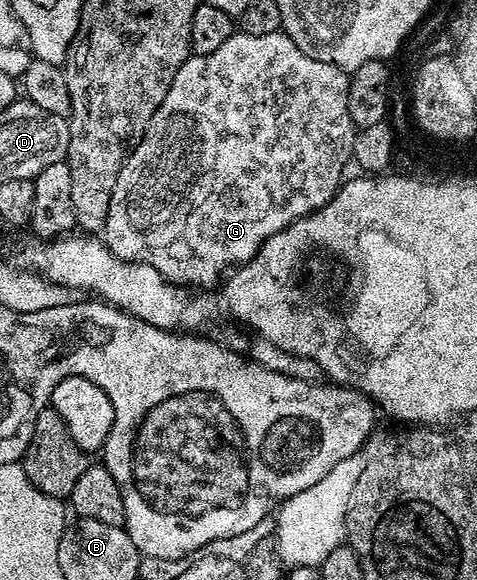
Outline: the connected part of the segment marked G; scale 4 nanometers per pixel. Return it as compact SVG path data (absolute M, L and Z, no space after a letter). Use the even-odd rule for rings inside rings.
M283 30L276 33L267 33L265 37L252 37L251 35L235 33L228 37L228 41L224 41L224 45L220 45L220 49L216 49L216 53L208 53L207 55L191 54L190 58L186 60L186 64L176 73L176 77L168 89L168 97L164 97L160 109L156 109L156 113L151 117L144 137L134 146L134 150L127 155L126 163L120 169L120 177L116 177L116 189L112 189L112 205L108 205L108 221L104 232L104 242L109 247L110 252L116 257L128 260L129 263L146 263L152 269L159 271L165 277L166 282L176 283L187 289L210 287L214 282L217 284L231 269L241 267L243 263L248 262L262 248L264 241L268 241L268 237L280 233L280 229L292 225L296 220L302 219L306 215L311 215L314 211L319 211L332 196L338 193L339 187L343 186L342 170L344 169L344 163L353 156L354 136L356 134L354 122L348 113L349 84L350 75L347 72L341 71L336 65L328 65L324 61L316 61L316 57L308 57L308 53L301 51L296 45L296 41L289 39Z

